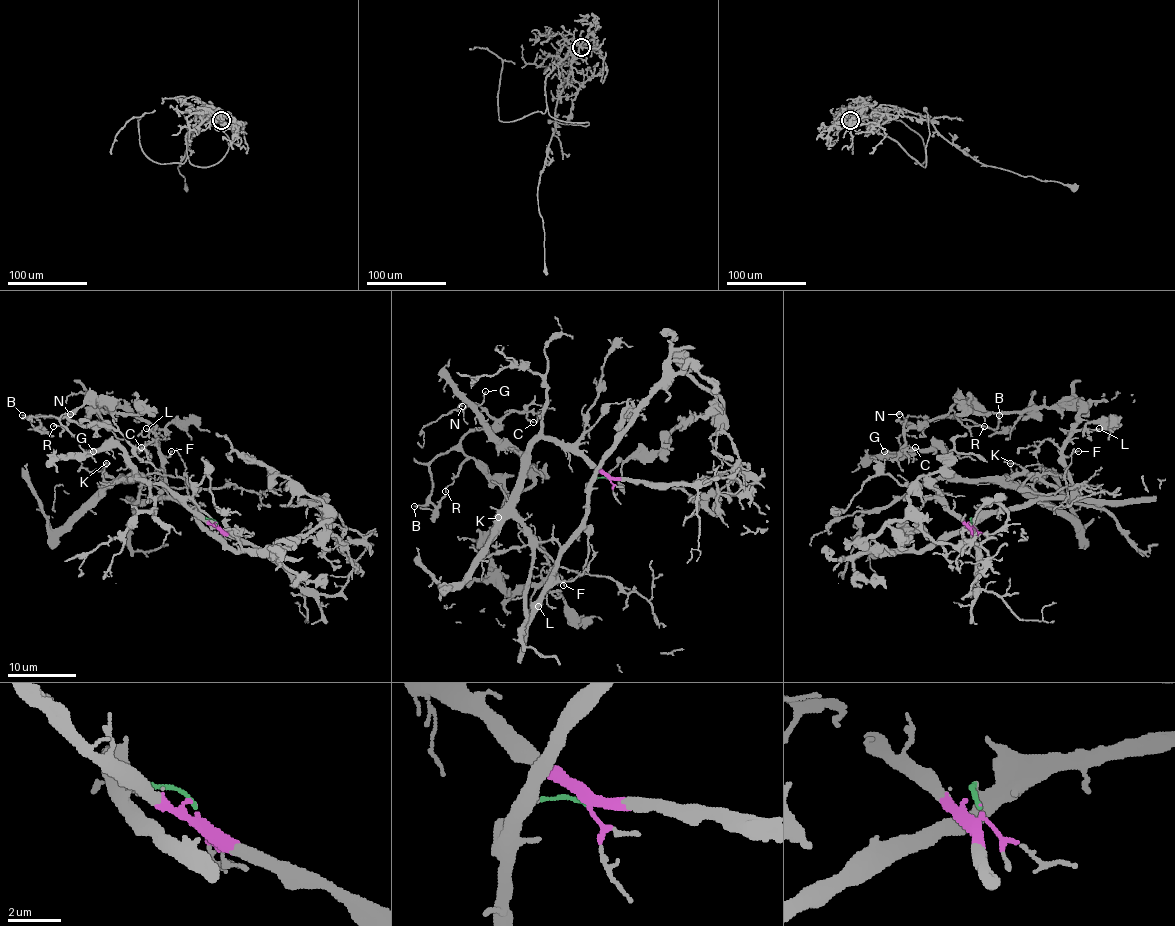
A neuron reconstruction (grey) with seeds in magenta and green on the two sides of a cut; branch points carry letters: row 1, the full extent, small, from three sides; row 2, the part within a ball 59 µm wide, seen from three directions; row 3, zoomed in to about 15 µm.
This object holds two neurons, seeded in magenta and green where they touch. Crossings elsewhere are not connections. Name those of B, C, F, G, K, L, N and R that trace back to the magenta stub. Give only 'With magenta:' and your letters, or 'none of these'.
With magenta: G, K, N

